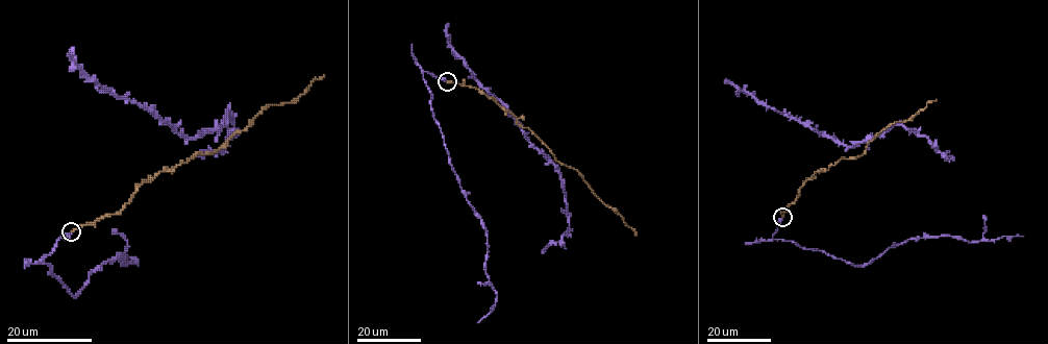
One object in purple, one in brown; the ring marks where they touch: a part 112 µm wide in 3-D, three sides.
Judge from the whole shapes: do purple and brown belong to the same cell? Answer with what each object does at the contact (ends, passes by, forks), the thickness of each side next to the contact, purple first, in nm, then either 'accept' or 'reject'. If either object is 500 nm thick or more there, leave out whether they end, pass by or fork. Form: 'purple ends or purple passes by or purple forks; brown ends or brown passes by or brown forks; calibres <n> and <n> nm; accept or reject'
purple ends; brown ends; calibres 200 and 190 nm; accept

